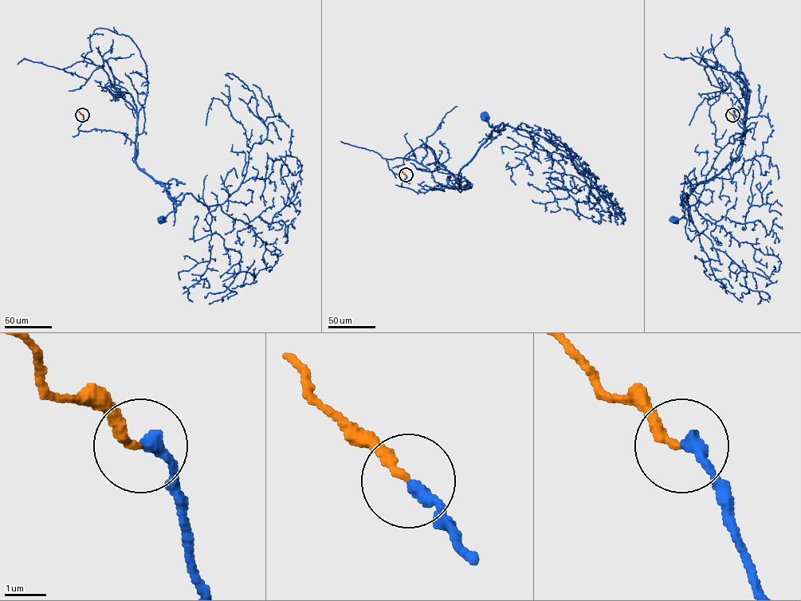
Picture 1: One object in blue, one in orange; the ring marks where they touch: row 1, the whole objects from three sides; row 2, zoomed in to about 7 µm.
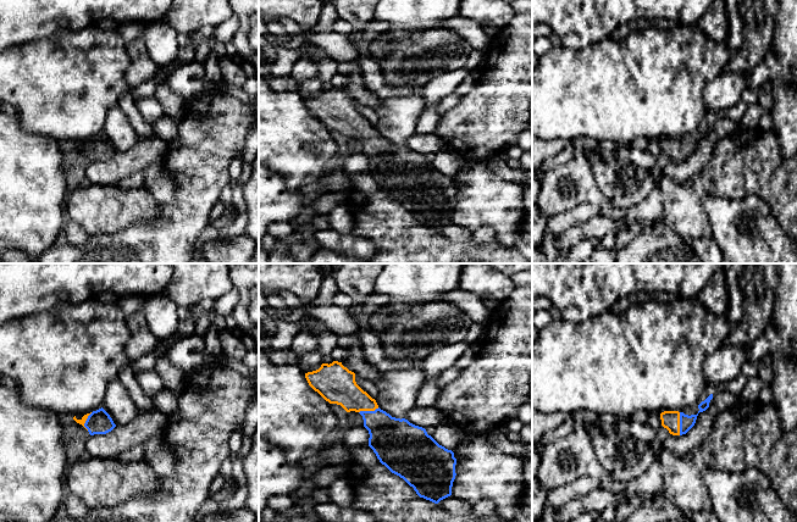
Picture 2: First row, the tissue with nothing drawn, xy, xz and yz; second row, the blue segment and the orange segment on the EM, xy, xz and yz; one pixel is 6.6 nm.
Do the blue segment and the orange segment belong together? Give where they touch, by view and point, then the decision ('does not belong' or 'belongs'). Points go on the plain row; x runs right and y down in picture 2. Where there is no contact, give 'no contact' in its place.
contact yz (680, 150); belongs

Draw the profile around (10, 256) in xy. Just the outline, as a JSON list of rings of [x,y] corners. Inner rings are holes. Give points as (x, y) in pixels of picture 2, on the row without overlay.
[[[6,250],[0,252],[0,263],[35,263],[23,251]]]

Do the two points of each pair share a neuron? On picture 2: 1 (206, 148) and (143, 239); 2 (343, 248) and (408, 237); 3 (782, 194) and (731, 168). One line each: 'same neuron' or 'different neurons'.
1: same neuron
2: different neurons
3: same neuron

